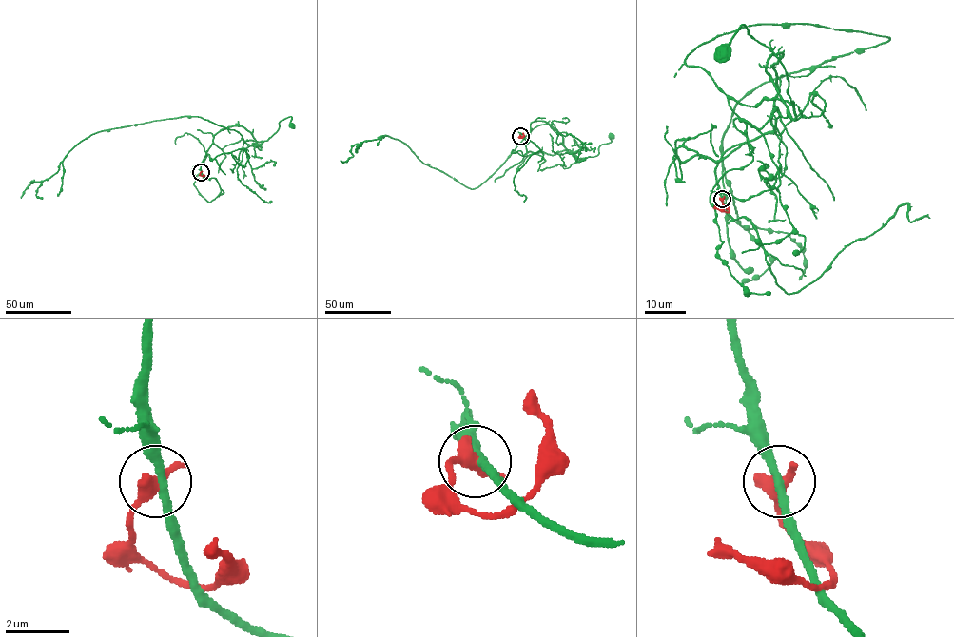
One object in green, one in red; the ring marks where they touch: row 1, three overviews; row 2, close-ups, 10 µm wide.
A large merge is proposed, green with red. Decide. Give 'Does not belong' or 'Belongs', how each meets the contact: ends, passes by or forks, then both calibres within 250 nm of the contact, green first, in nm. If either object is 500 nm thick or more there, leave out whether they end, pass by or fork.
Does not belong. Thickness 240 nm (green) against 550 nm

